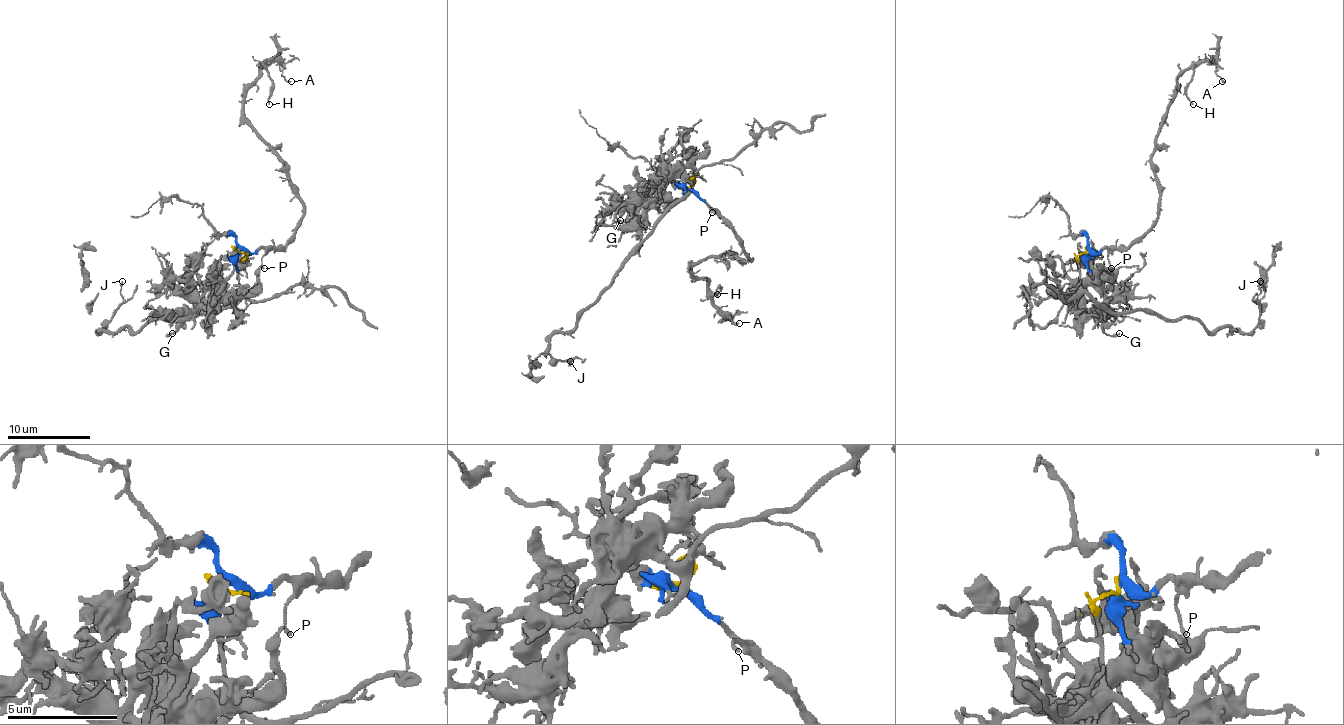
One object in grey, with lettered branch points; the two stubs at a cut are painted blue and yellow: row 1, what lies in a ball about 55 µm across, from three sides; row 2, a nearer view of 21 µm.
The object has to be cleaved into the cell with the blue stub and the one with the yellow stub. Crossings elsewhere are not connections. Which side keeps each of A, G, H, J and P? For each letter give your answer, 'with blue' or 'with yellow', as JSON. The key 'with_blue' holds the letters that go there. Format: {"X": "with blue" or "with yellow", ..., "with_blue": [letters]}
{"A": "with blue", "G": "with yellow", "H": "with blue", "J": "with yellow", "P": "with blue", "with_blue": ["A", "H", "P"]}

